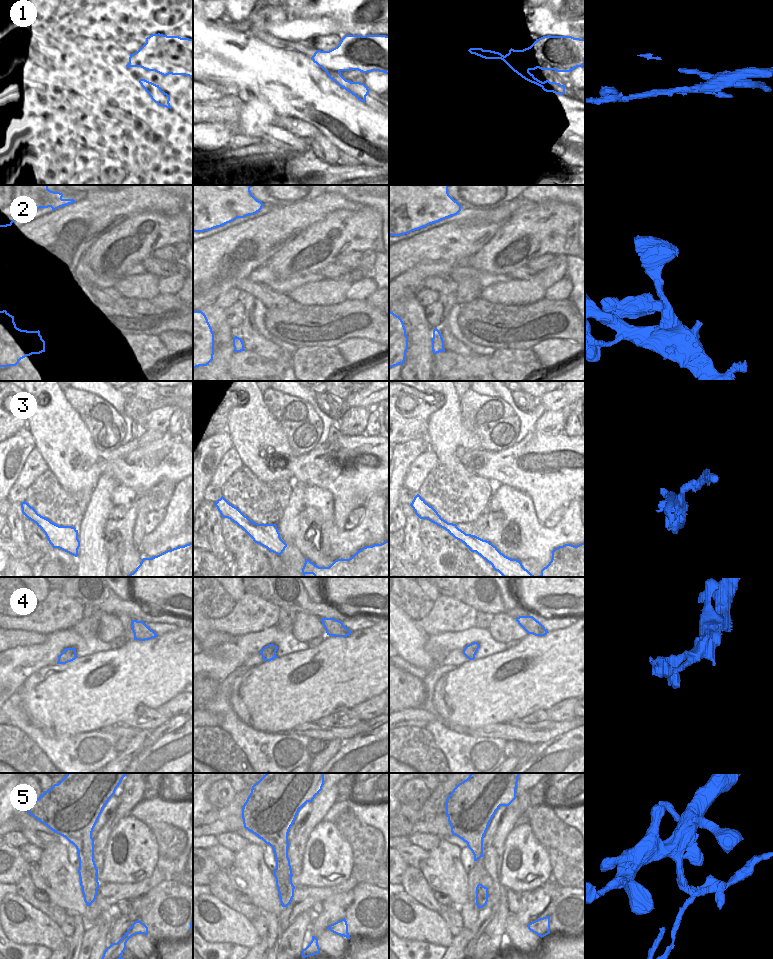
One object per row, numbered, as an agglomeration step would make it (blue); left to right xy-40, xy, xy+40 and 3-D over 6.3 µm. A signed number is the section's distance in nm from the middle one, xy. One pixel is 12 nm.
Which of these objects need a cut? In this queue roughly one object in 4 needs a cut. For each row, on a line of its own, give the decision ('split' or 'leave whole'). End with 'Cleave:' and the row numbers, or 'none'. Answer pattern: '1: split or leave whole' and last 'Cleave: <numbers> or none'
1: leave whole
2: leave whole
3: leave whole
4: leave whole
5: split
Cleave: 5

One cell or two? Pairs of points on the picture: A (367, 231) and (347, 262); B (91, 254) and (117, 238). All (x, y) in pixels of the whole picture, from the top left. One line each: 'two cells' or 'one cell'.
A: two cells
B: one cell

